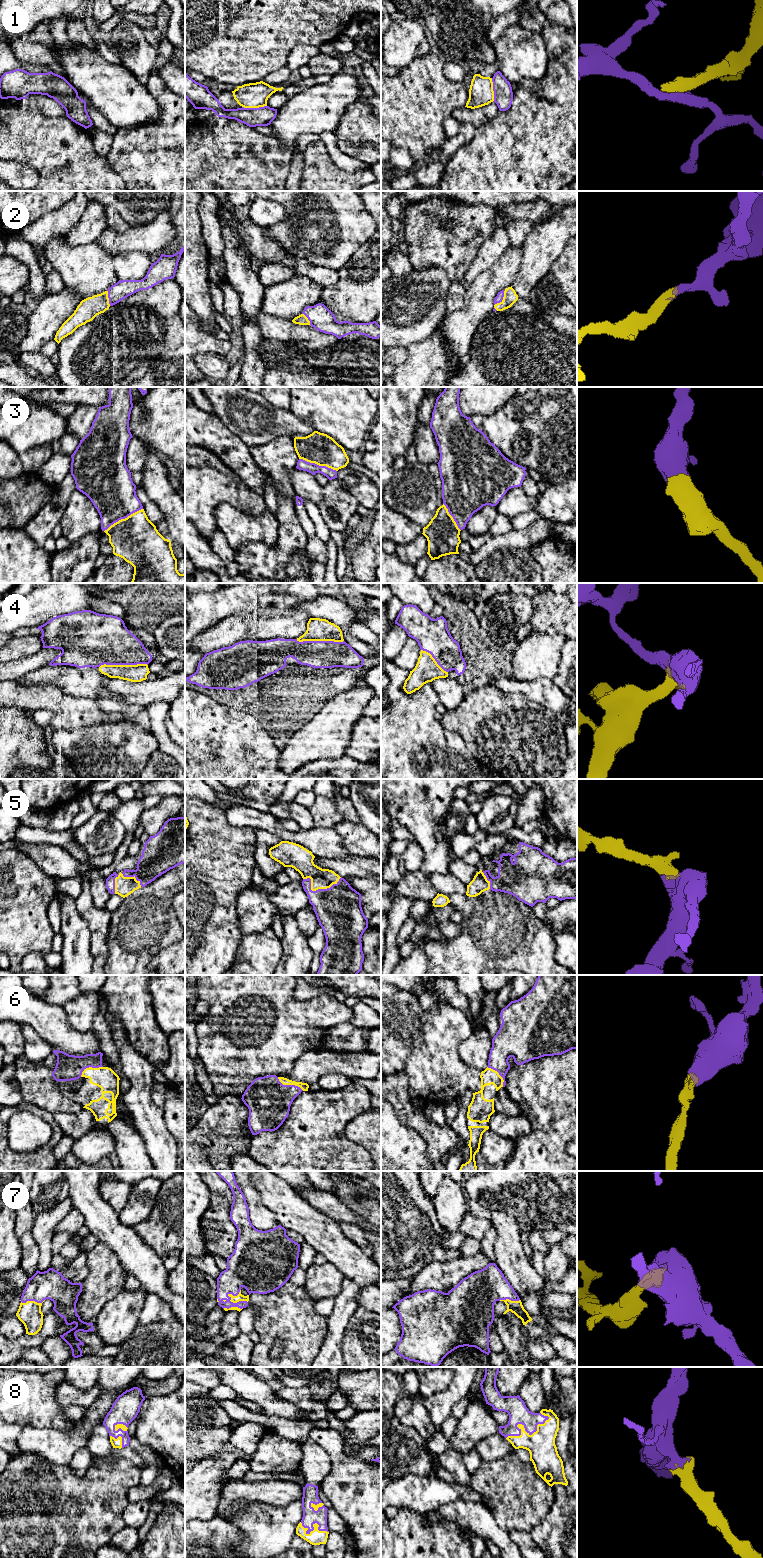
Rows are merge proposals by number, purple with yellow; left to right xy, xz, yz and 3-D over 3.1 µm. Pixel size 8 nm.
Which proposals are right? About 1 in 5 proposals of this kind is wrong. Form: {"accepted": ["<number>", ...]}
{"accepted": ["2", "3", "4", "5", "6", "7", "8"]}

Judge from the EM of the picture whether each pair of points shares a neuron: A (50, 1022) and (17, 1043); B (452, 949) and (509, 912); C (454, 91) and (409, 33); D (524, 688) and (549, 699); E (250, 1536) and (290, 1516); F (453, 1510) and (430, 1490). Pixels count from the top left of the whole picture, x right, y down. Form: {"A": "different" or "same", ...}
{"A": "different", "B": "same", "C": "different", "D": "same", "E": "same", "F": "different"}

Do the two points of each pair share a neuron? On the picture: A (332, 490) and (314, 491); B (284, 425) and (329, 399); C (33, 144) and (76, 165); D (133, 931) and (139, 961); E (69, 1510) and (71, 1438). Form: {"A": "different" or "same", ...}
{"A": "different", "B": "different", "C": "same", "D": "same", "E": "different"}

